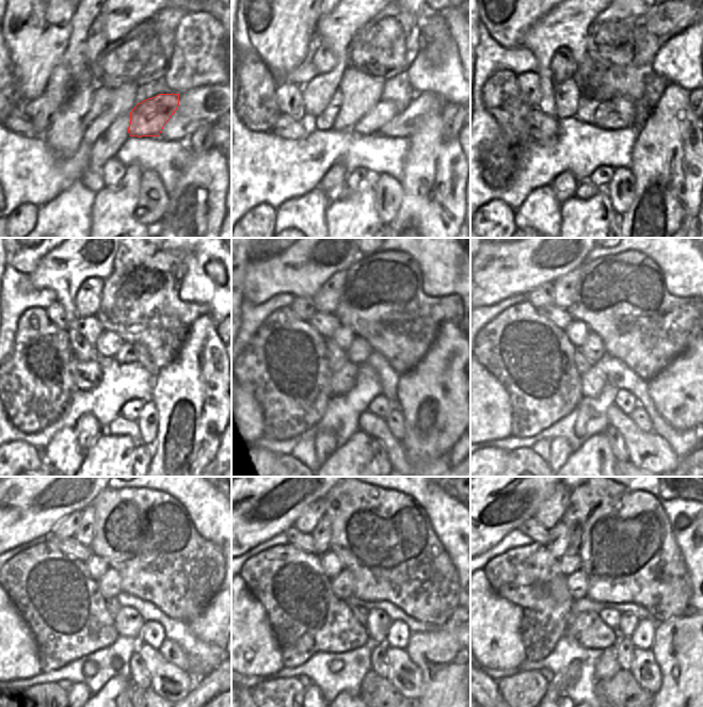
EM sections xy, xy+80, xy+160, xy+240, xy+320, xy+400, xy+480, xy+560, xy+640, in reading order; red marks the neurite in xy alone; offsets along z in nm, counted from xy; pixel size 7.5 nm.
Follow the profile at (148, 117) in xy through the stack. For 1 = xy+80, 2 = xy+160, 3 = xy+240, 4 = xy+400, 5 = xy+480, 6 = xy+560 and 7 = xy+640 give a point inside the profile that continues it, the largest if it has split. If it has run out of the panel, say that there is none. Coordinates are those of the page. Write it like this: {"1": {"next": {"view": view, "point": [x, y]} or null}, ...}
{"1": {"next": {"view": "xy+80", "point": [370, 123]}}, "2": {"next": {"view": "xy+160", "point": [589, 111]}}, "3": {"next": {"view": "xy+240", "point": [108, 344]}}, "4": {"next": {"view": "xy+400", "point": [577, 332]}}, "5": {"next": {"view": "xy+480", "point": [97, 567]}}, "6": {"next": {"view": "xy+560", "point": [331, 563]}}, "7": {"next": {"view": "xy+640", "point": [570, 563]}}}

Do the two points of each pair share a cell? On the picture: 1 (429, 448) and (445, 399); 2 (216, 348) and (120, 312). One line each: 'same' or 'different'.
1: same
2: different

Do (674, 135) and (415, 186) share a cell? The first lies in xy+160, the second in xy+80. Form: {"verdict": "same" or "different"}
{"verdict": "same"}

